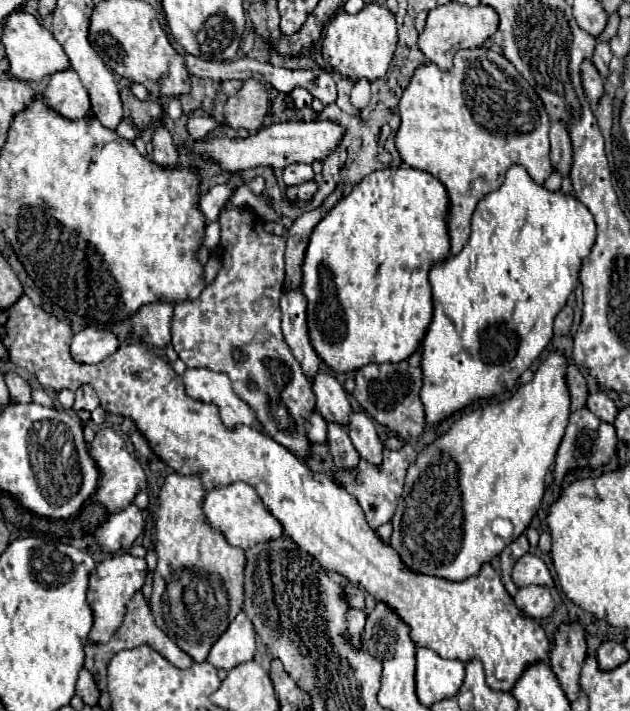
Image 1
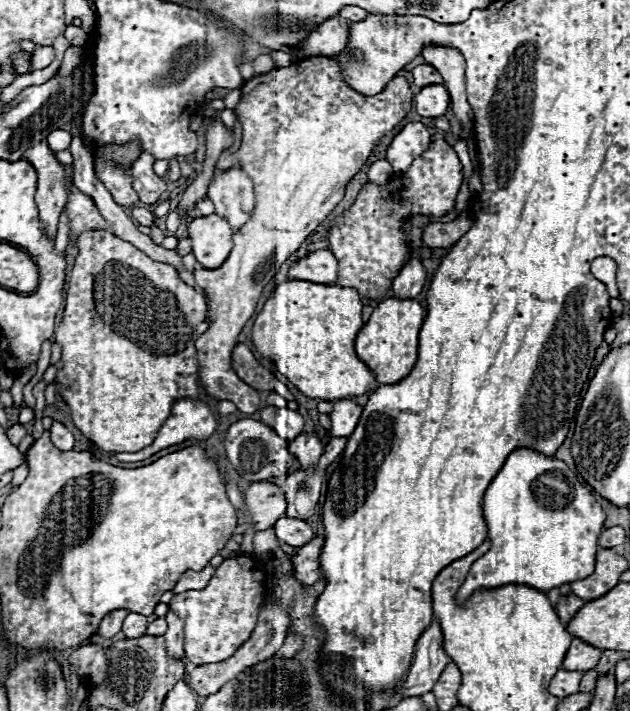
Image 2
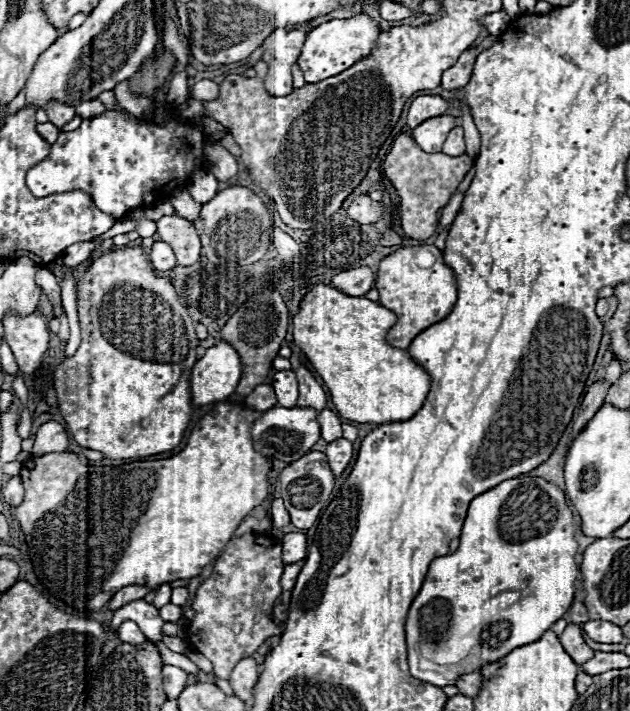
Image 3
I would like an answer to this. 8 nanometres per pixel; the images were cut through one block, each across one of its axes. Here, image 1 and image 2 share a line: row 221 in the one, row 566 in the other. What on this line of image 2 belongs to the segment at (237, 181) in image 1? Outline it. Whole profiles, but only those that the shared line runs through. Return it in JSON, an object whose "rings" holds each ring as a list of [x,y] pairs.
{"rings":[[[208,564],[208,566],[206,566],[204,570],[200,570],[200,572],[188,570],[188,572],[178,580],[178,584],[176,584],[176,588],[174,588],[174,594],[186,592],[186,590],[202,590],[202,588],[208,584],[208,580],[212,578],[214,572],[216,572],[216,568],[214,568],[212,564]]]}

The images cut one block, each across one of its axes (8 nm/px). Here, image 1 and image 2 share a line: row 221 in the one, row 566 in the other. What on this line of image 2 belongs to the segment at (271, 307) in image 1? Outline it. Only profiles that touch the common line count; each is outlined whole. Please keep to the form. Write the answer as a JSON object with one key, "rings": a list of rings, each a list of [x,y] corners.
{"rings":[[[238,556],[224,560],[204,590],[188,590],[174,594],[170,608],[184,620],[186,658],[196,664],[214,664],[230,658],[256,628],[260,606],[266,598],[262,572],[256,558]]]}

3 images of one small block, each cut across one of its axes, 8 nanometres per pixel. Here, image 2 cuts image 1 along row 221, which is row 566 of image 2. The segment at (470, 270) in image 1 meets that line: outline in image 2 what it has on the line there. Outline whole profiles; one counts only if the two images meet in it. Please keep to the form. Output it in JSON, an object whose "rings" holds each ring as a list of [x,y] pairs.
{"rings":[[[518,448],[508,456],[504,468],[484,494],[484,518],[492,548],[472,564],[466,582],[458,590],[458,602],[464,602],[478,588],[526,584],[540,592],[548,592],[550,588],[574,582],[576,578],[586,578],[592,574],[594,556],[598,552],[598,536],[602,532],[606,512],[590,490],[582,486],[578,476],[566,466],[566,462],[554,456],[544,456],[532,448]]]}

